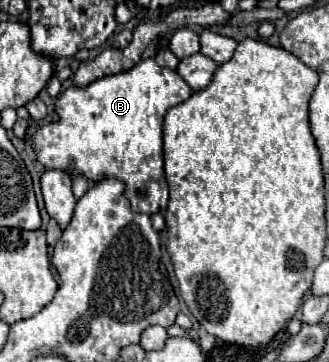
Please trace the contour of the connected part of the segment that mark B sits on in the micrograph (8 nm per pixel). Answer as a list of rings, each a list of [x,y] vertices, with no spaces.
[[[143,59],[133,69],[101,77],[83,89],[69,87],[57,97],[59,121],[41,127],[29,127],[27,133],[31,133],[35,155],[45,169],[61,169],[71,175],[81,173],[91,181],[99,181],[103,177],[121,179],[125,183],[125,197],[129,199],[131,209],[153,215],[165,211],[169,199],[163,173],[163,117],[171,107],[187,101],[191,95],[193,89],[183,81],[183,77],[179,77],[177,71],[159,67],[155,59]]]

